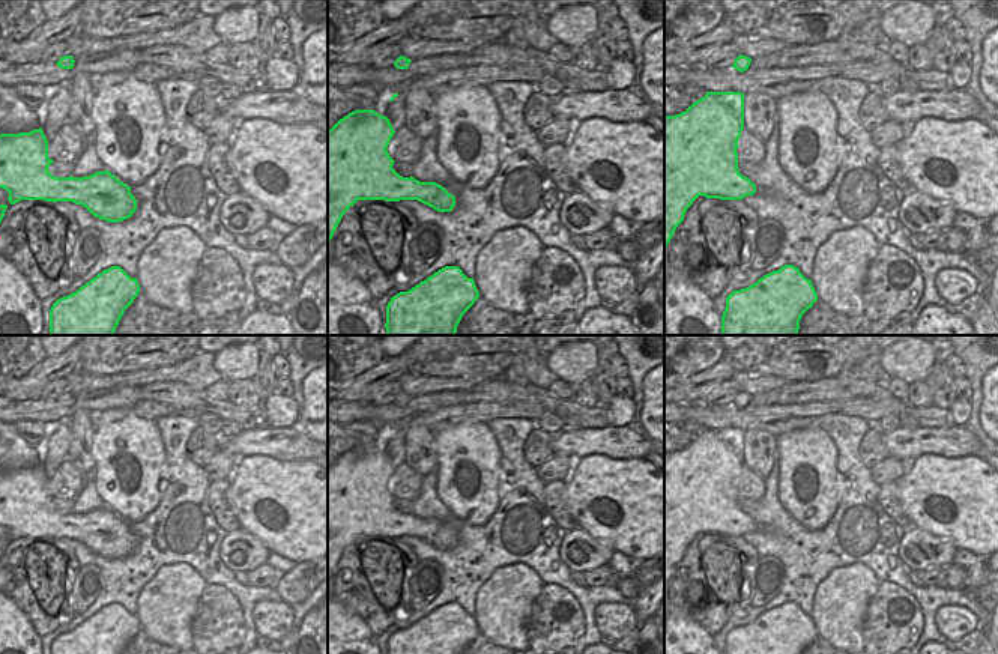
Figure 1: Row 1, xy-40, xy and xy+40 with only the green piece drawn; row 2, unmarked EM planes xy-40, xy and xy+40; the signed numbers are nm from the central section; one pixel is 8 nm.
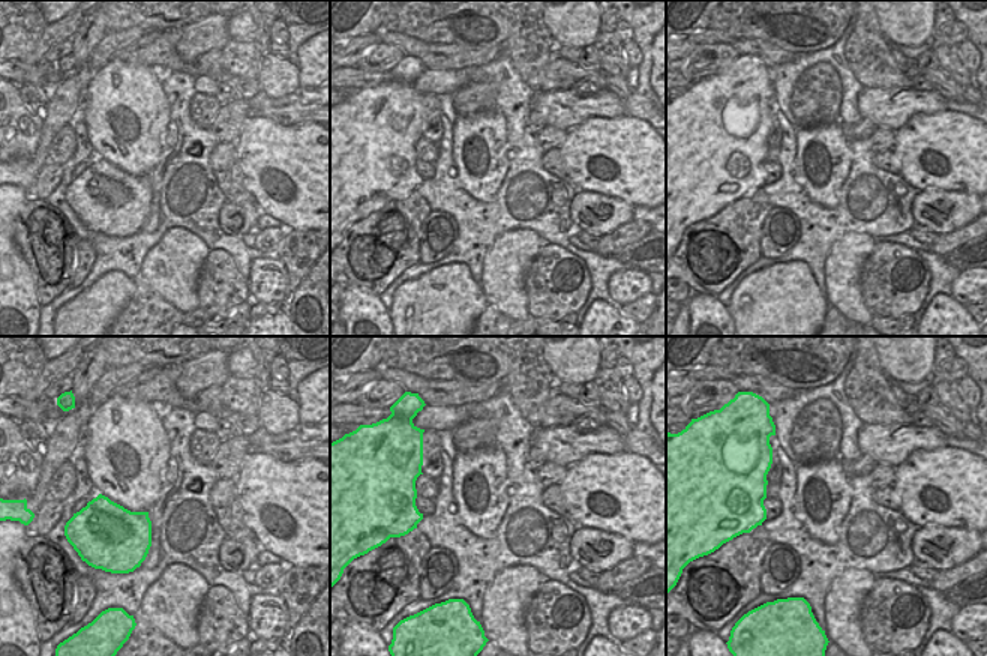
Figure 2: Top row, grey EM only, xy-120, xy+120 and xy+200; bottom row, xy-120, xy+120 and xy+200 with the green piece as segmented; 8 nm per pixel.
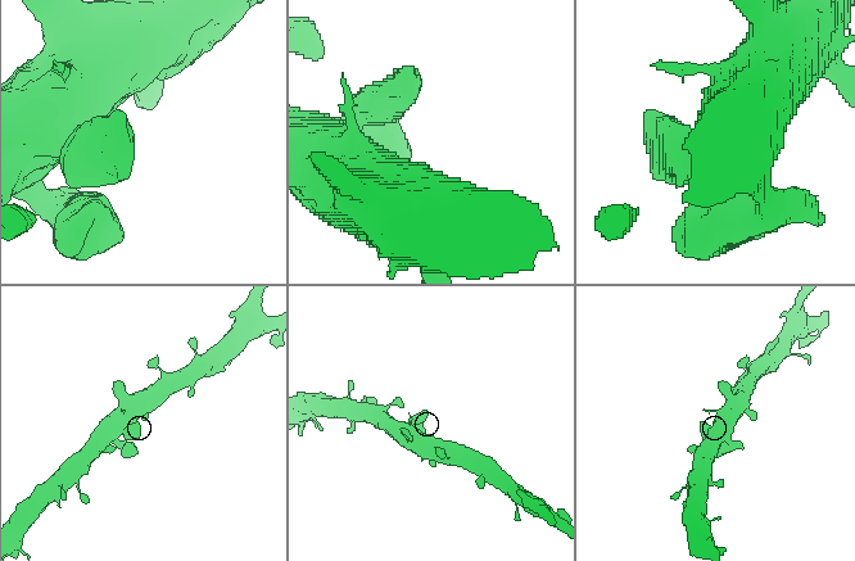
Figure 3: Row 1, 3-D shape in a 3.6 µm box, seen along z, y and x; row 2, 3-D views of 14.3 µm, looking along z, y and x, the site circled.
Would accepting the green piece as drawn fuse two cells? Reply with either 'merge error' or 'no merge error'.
no merge error

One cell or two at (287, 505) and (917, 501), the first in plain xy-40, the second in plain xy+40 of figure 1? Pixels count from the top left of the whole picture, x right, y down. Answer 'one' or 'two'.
one

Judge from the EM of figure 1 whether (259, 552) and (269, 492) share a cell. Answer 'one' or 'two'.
two

